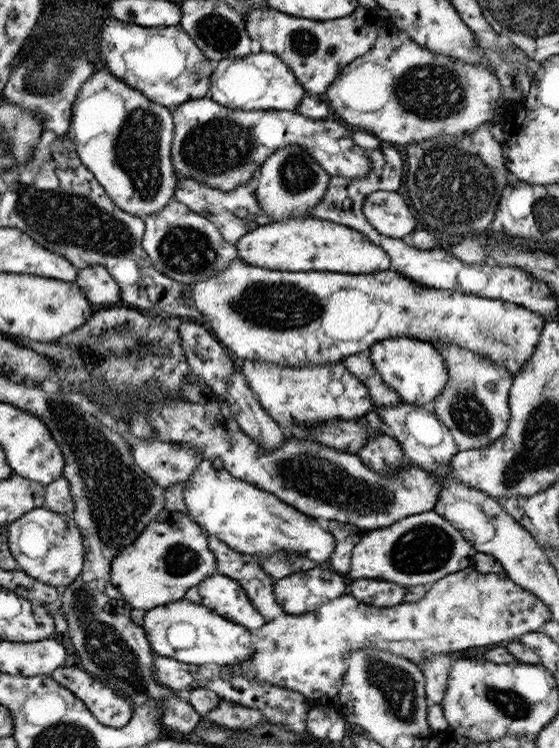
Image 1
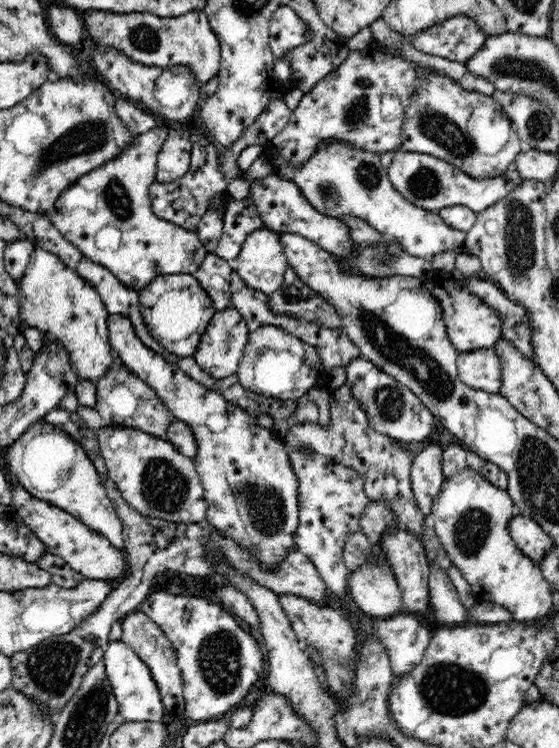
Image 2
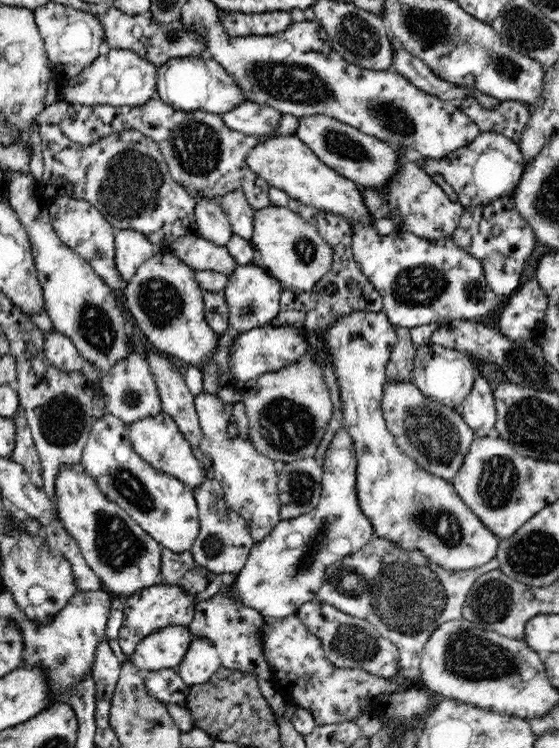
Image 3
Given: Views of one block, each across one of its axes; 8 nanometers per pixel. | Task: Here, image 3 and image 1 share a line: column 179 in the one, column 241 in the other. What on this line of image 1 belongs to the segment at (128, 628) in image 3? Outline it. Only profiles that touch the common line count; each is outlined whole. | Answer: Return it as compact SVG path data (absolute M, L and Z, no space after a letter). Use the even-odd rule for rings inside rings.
M219 572L188 589L184 599L250 631L266 624L265 618L251 605L239 583Z

